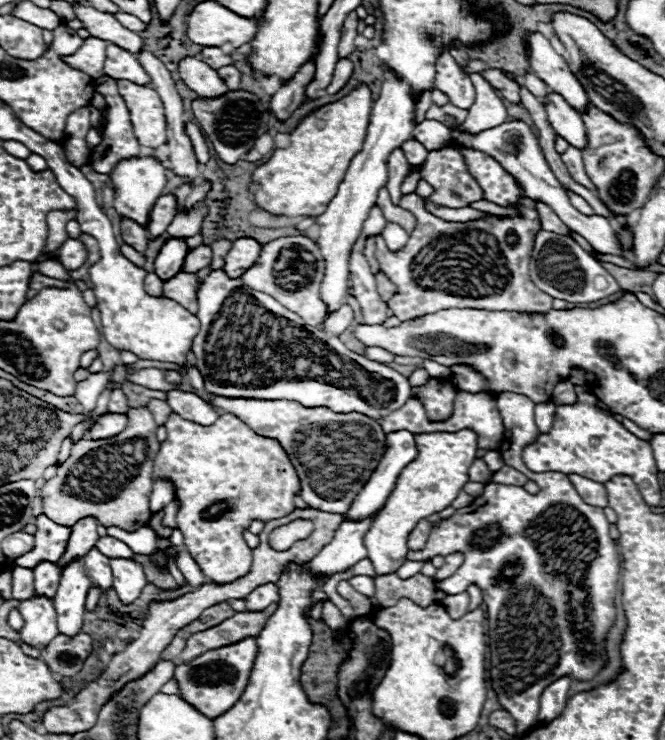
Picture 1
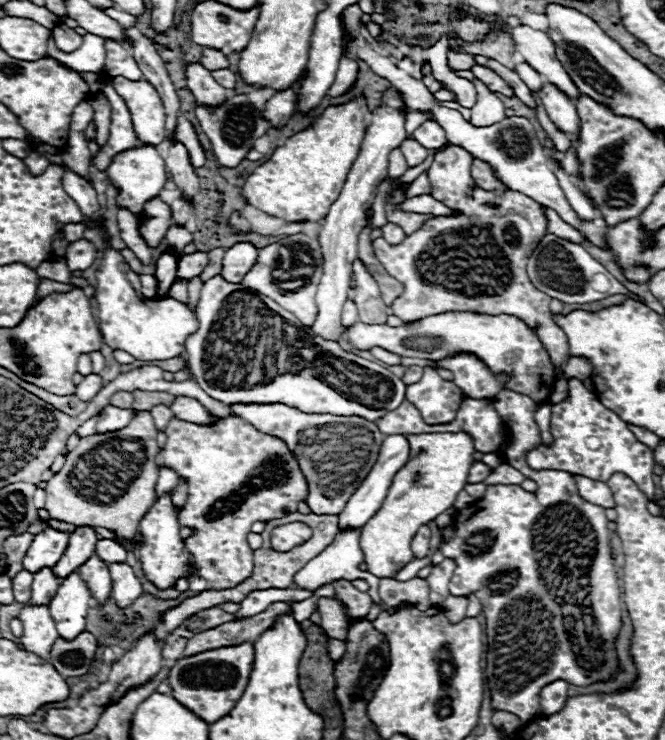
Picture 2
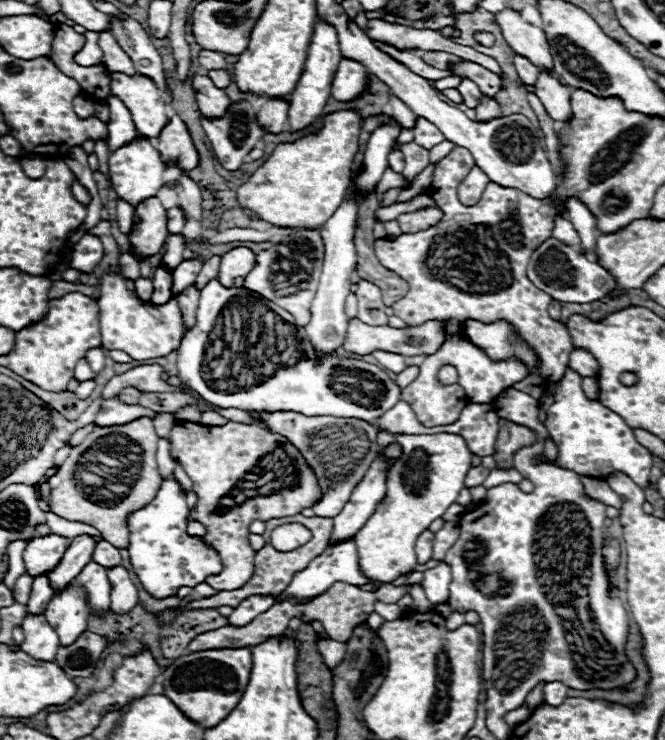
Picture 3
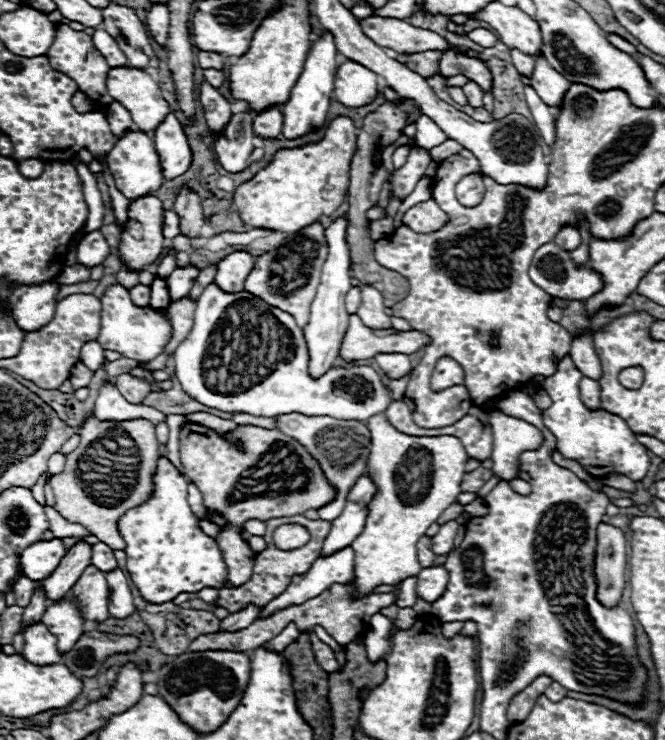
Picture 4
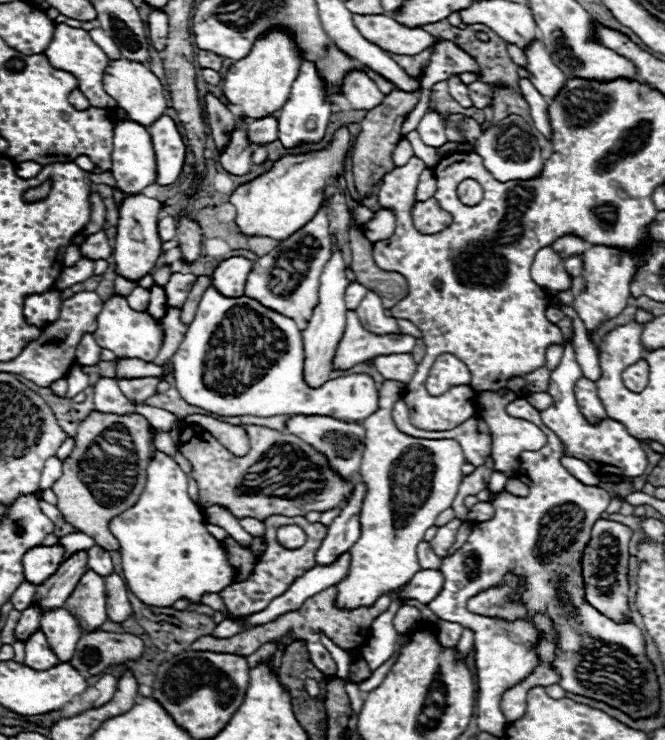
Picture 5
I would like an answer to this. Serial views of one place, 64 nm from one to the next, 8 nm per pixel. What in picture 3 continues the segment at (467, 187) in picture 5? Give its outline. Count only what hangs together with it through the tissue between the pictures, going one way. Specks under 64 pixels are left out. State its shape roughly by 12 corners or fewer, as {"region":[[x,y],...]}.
{"region":[[478,166],[460,184],[462,204],[476,204],[490,178]]}

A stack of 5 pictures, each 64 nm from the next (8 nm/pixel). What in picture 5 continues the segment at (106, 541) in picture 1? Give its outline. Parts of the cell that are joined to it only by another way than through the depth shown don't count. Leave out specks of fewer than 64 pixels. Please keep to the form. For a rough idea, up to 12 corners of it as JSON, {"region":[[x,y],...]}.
{"region":[[88,550],[88,570],[108,576],[114,570],[110,552]]}

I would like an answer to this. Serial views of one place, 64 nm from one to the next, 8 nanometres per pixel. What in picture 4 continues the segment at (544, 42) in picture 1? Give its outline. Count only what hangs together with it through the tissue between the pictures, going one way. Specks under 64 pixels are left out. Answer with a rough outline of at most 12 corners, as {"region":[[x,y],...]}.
{"region":[[490,2],[476,16],[500,40],[532,58],[540,26],[518,6]]}

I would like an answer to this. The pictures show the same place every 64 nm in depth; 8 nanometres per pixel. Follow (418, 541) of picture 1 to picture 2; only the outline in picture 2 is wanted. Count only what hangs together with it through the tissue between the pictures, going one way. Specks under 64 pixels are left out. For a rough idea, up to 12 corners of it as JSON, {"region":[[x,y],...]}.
{"region":[[424,524],[412,538],[416,558],[430,554],[432,532]]}

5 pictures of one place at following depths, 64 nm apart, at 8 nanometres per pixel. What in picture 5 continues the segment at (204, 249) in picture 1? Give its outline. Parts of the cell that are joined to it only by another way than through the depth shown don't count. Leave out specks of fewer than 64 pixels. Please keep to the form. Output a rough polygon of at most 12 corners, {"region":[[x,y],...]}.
{"region":[[172,274],[164,286],[168,306],[186,302],[194,274]]}

